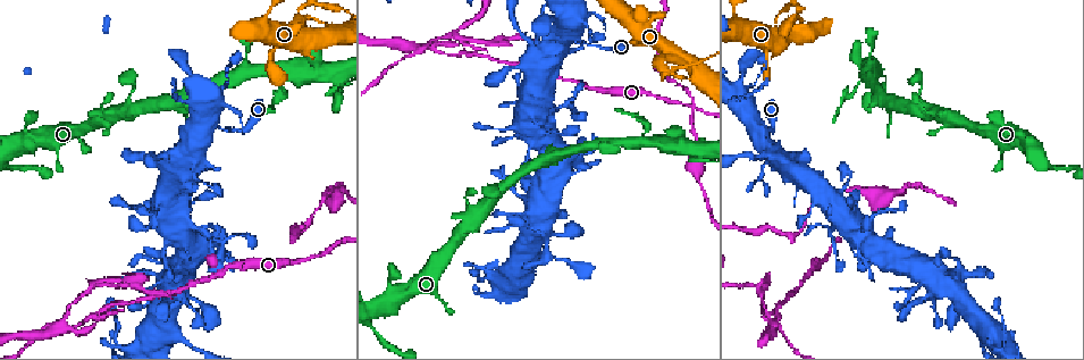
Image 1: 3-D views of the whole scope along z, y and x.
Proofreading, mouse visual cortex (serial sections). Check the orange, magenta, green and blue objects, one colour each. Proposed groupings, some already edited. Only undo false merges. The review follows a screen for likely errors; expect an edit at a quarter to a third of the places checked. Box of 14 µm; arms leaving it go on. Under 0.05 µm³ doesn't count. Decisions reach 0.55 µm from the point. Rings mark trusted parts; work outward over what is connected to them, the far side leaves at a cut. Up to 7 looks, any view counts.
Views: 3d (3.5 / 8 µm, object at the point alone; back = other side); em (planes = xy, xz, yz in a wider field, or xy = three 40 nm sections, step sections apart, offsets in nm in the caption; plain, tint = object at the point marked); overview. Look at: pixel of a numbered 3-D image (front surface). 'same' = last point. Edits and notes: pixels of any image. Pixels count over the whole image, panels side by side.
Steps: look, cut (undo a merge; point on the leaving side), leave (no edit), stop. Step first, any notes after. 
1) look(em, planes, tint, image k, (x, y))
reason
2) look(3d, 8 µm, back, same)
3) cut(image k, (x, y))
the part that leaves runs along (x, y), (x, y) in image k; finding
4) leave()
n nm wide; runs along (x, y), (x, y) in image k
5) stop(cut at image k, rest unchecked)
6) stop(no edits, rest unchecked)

look(3d, 8 µm, image 1, (793, 18))
sharp bend

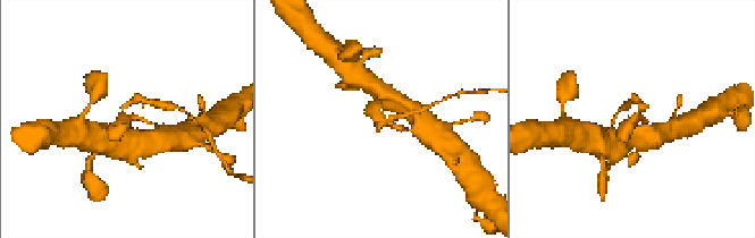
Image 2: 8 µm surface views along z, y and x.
look(3d, 3.5 µm, image 2, (128, 118))
closer look

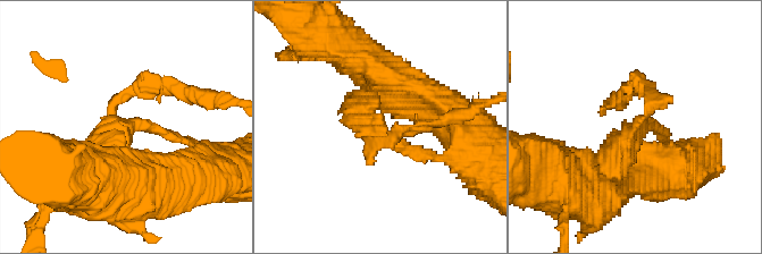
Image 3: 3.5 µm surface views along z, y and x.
look(em, xy, step 2, tint, image 3, (120, 125))
need the tissue

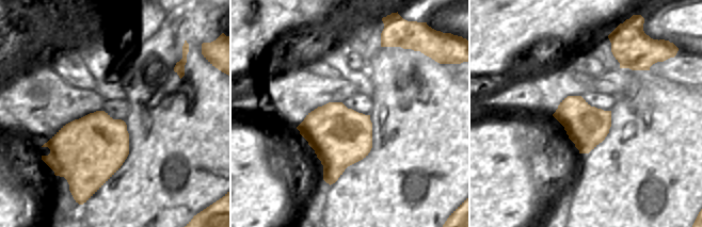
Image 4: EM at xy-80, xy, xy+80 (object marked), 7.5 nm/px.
cut(image 3, (144, 81))
the part that leaves runs along (116, 102), (140, 85), (210, 99) in image 3; two cells meet here

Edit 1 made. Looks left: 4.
look(overview)

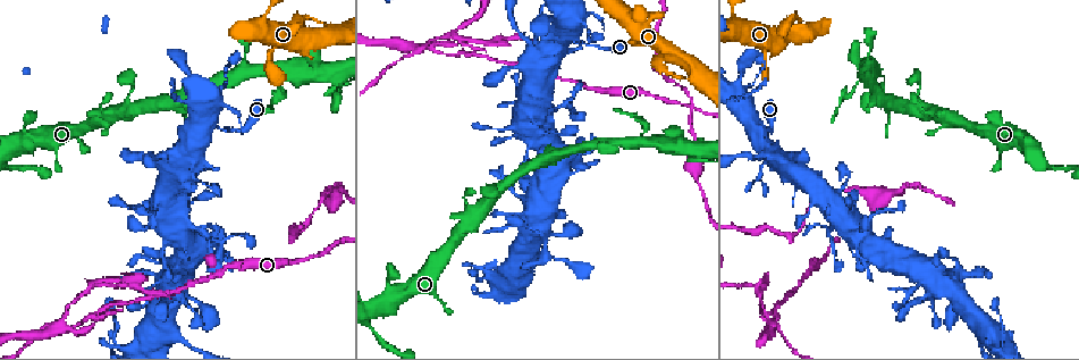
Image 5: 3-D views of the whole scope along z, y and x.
look(3d, 3.5 µm, image 5, (267, 61))
sudden change in width

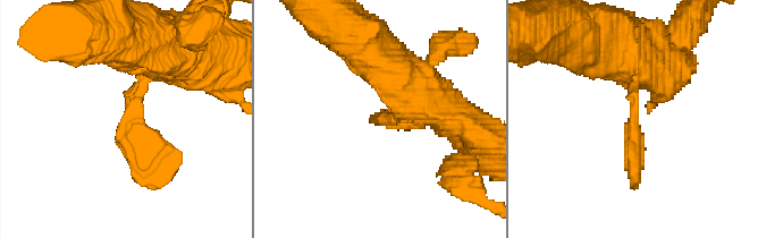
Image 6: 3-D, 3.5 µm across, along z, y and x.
look(em, xy, step 2, tint, image 6, (636, 118))

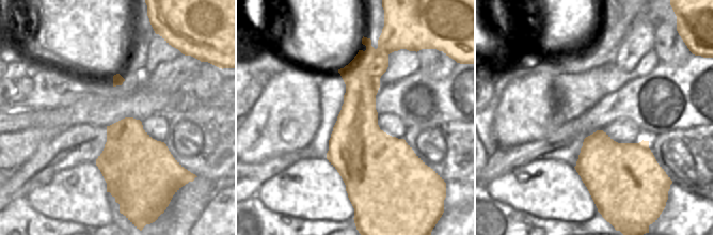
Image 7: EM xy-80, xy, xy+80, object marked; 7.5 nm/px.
leave()
runs along (179, 45), (131, 109), (165, 185) in image 6; continuous, no second cell

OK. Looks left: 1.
stop(cut at image 3, rest unchecked)

